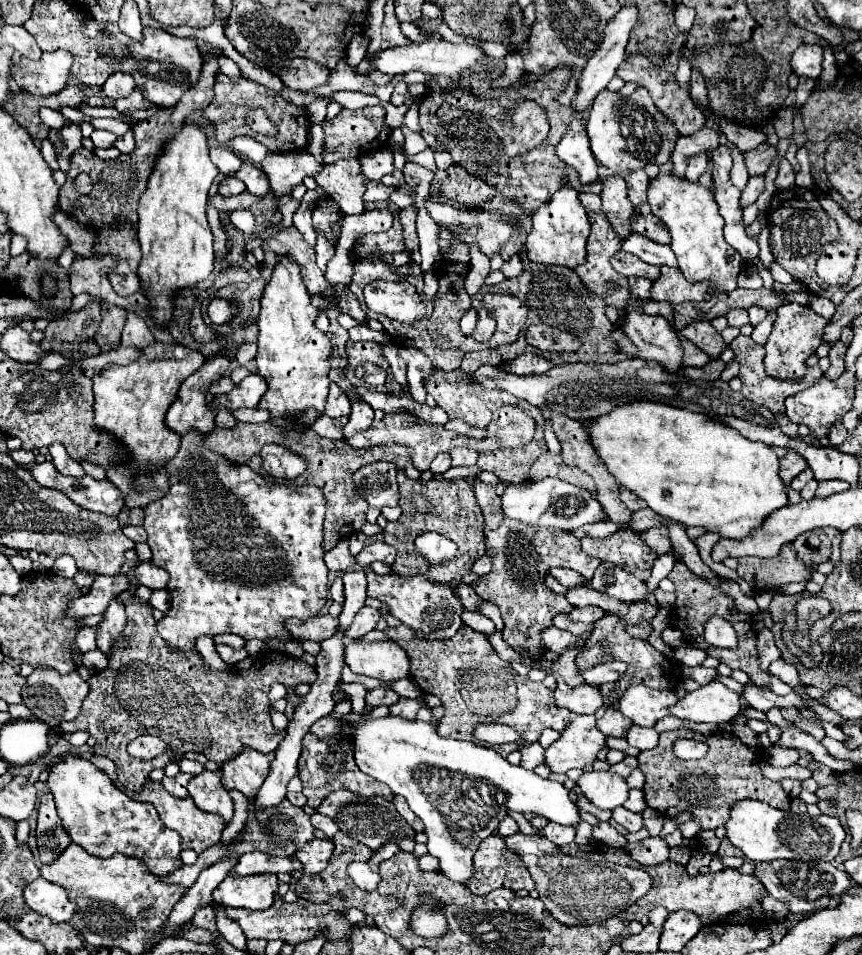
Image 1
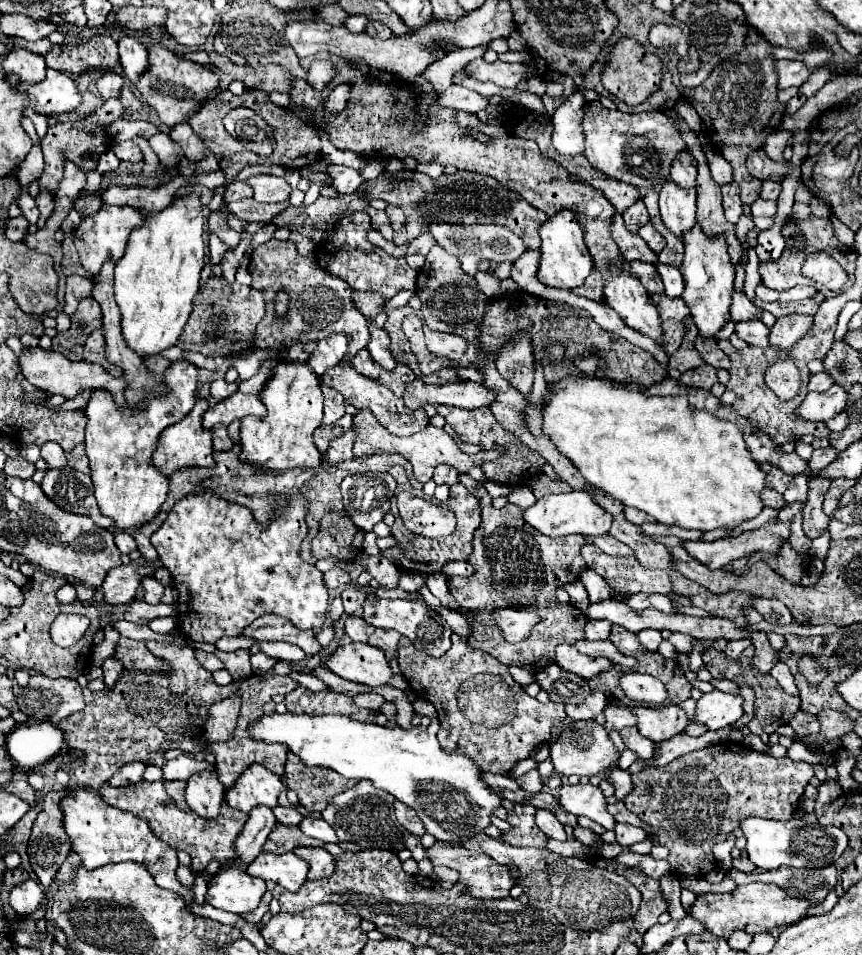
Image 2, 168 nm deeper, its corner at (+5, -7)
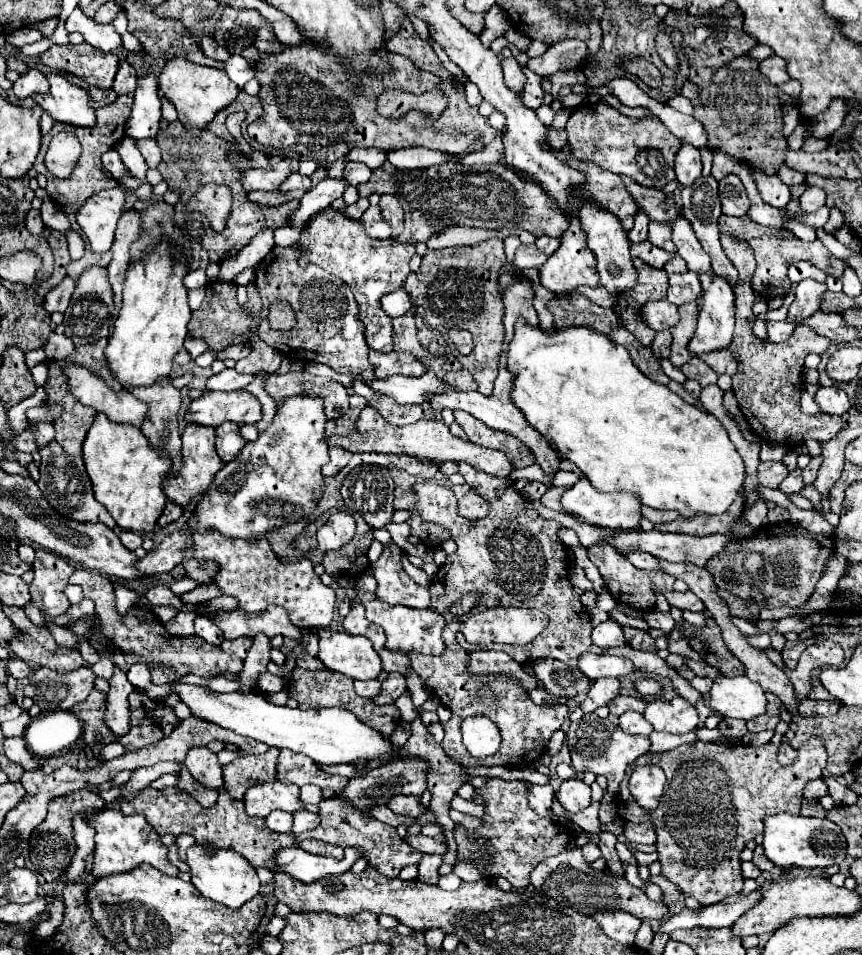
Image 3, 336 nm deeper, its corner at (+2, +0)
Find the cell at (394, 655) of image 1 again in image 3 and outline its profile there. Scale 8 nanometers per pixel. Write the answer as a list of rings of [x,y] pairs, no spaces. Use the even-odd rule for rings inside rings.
[[[331,628],[313,630],[319,636],[319,660],[331,672],[341,672],[355,680],[373,680],[381,672],[381,658],[363,636],[337,632]]]

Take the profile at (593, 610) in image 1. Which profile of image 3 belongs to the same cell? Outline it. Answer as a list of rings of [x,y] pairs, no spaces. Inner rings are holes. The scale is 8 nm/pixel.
[[[607,620],[597,628],[593,628],[593,642],[601,648],[615,648],[627,644],[621,626],[615,620]]]

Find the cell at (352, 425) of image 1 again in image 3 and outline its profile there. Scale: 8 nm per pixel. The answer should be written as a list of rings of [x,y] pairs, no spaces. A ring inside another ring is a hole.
[[[329,448],[329,464],[321,468],[323,476],[335,476],[337,472],[341,472],[349,460],[351,460],[351,452],[345,452],[343,448]]]

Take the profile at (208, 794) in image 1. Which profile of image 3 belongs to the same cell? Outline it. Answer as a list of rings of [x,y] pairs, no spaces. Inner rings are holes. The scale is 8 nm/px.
[[[191,748],[185,758],[185,768],[207,788],[221,788],[221,764],[217,760],[217,754],[213,754],[209,748]]]

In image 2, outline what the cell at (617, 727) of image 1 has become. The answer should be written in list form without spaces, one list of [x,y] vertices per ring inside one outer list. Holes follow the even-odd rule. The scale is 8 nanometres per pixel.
[[[608,705],[604,709],[604,717],[606,717],[606,723],[604,723],[604,729],[608,733],[612,731],[622,731],[624,727],[632,727],[636,725],[636,719],[632,715],[632,711],[628,707],[618,707],[618,705]]]

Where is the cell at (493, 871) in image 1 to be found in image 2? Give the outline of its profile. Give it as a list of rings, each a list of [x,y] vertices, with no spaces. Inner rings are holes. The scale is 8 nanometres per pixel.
[[[434,843],[430,849],[426,849],[426,857],[434,865],[446,865],[446,867],[458,871],[460,873],[458,883],[466,885],[466,891],[476,899],[502,899],[502,897],[508,897],[510,889],[516,885],[510,867],[494,863],[494,859],[490,859],[486,853],[470,851],[470,849],[462,847],[462,845],[446,847],[446,843]]]

